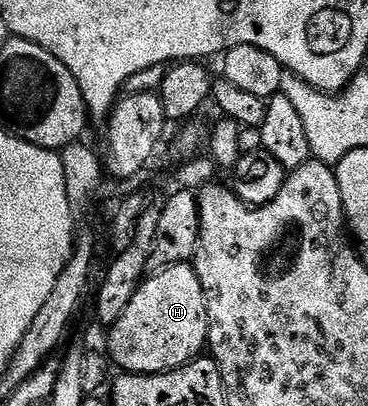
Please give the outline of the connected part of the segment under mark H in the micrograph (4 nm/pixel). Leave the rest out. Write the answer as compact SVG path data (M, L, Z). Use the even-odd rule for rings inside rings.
M189 263L171 264L168 268L147 275L136 290L136 298L128 302L128 310L120 314L120 322L109 329L110 356L122 367L126 374L149 374L152 372L171 372L189 364L207 347L210 321L206 318L206 291L200 286L200 278Z

